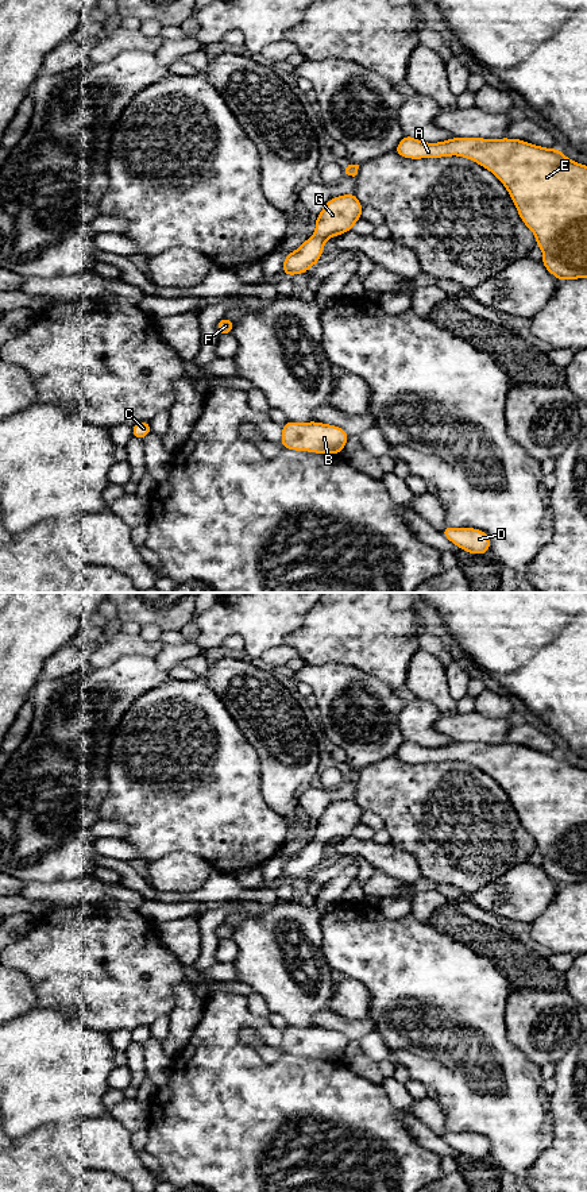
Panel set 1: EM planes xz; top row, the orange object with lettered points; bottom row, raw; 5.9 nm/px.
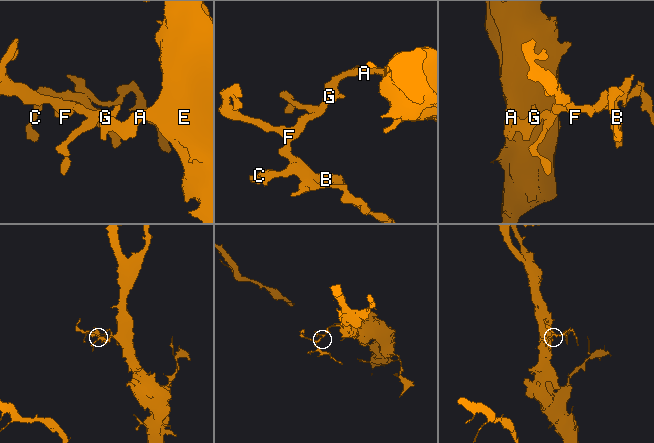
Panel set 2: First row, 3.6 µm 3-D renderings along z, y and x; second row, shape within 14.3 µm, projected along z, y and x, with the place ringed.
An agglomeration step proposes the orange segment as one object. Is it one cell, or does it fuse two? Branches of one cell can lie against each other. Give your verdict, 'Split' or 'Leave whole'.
Leave whole

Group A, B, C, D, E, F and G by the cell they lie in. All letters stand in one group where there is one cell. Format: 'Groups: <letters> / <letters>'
Groups: A B C D E F G

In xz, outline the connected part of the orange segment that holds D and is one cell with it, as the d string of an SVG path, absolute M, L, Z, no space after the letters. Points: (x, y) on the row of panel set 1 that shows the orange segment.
M445 526L441 533L460 549L475 553L488 553L490 536L484 531L475 528L451 528Z

